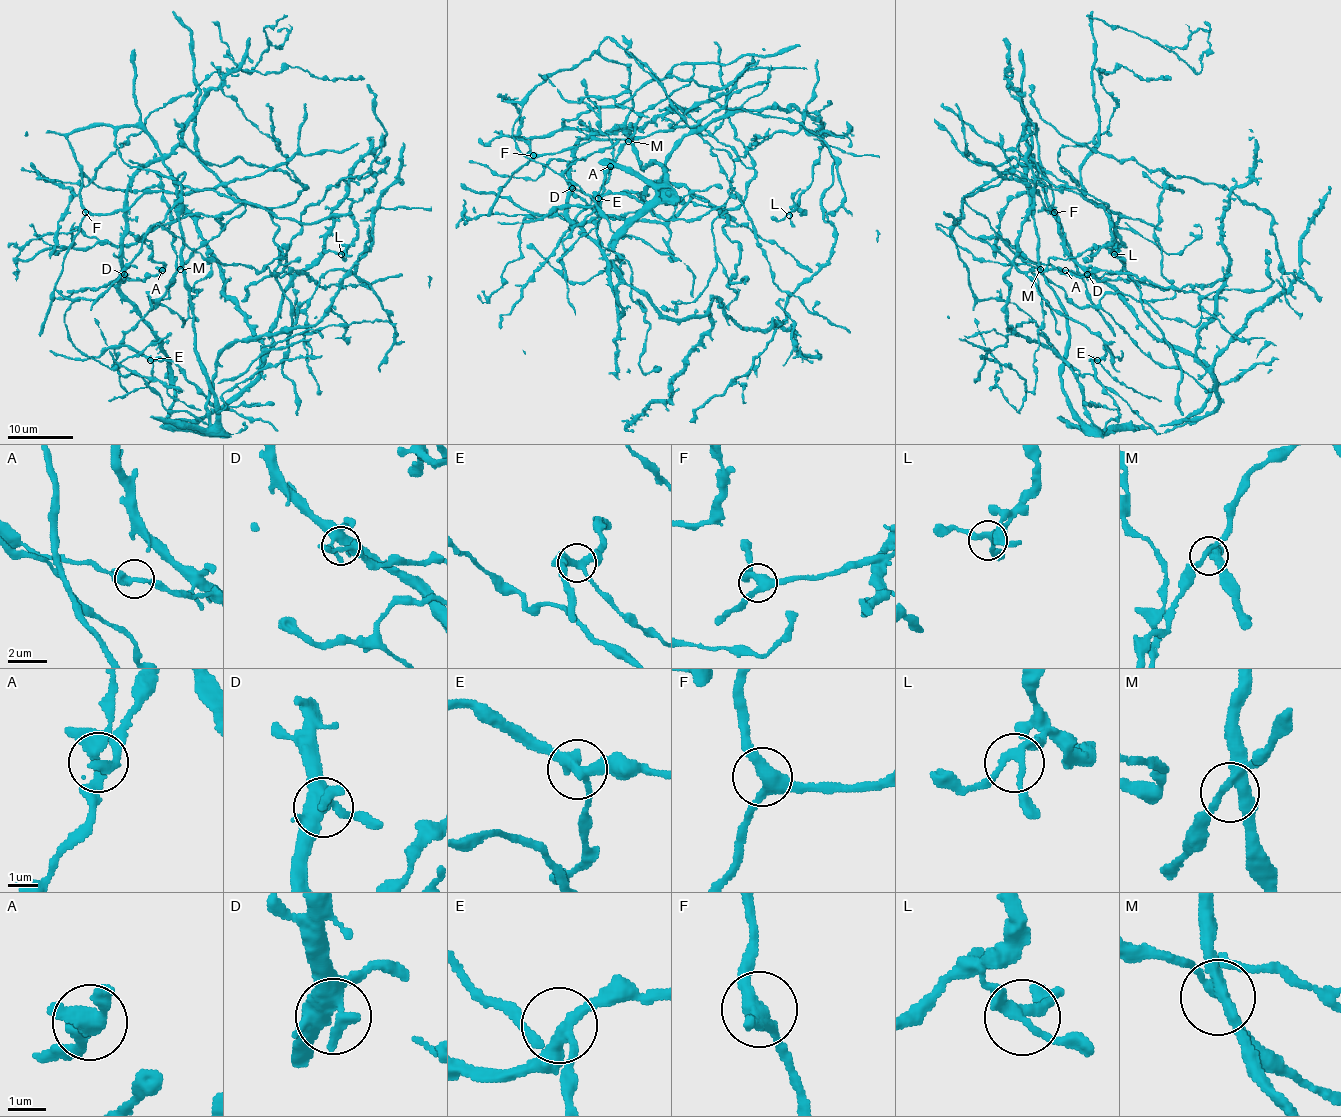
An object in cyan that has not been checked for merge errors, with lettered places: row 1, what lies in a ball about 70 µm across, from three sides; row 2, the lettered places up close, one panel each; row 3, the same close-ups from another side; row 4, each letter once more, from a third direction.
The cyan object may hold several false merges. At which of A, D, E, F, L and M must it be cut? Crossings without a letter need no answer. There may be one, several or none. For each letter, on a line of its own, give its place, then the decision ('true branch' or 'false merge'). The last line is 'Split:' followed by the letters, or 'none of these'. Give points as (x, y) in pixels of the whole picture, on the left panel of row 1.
A: at (162, 270); true branch
D: at (124, 274); true branch
E: at (150, 360); true branch
F: at (85, 212); true branch
L: at (341, 254); true branch
M: at (180, 269); true branch
Split: none of these

